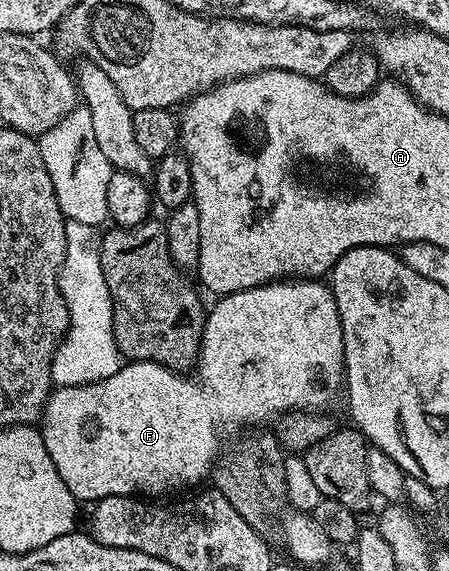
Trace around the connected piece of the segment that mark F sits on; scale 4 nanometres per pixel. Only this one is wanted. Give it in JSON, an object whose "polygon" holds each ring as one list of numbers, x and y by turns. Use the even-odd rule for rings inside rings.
{"polygon":[[298,277,293,281,271,281,262,284,261,287,243,287,236,293,221,296,215,303,218,304,214,308,211,306,206,316,206,324,202,330,202,345,198,349,196,366,189,373,183,373,173,367,165,367,162,363,130,361,104,381,85,383,75,387,58,387,51,390,50,397,46,400,46,406,42,408,40,434,48,449,48,457,52,457,52,465,56,465,56,473,60,473,64,485,68,485,68,489,74,494,75,499,97,501,104,497,116,497,117,495,166,497,162,495,168,494,169,491,182,491,185,487,194,487,205,475,207,478,211,474,212,468,219,458,220,448,223,446,222,435,231,434,230,436,233,436,243,429,258,429,269,424,266,423,269,419,277,420,281,416,296,411,325,412,327,410,325,407,337,397,338,391,340,395,344,387,342,322,333,290,327,284,325,287,322,281,314,277]]}

